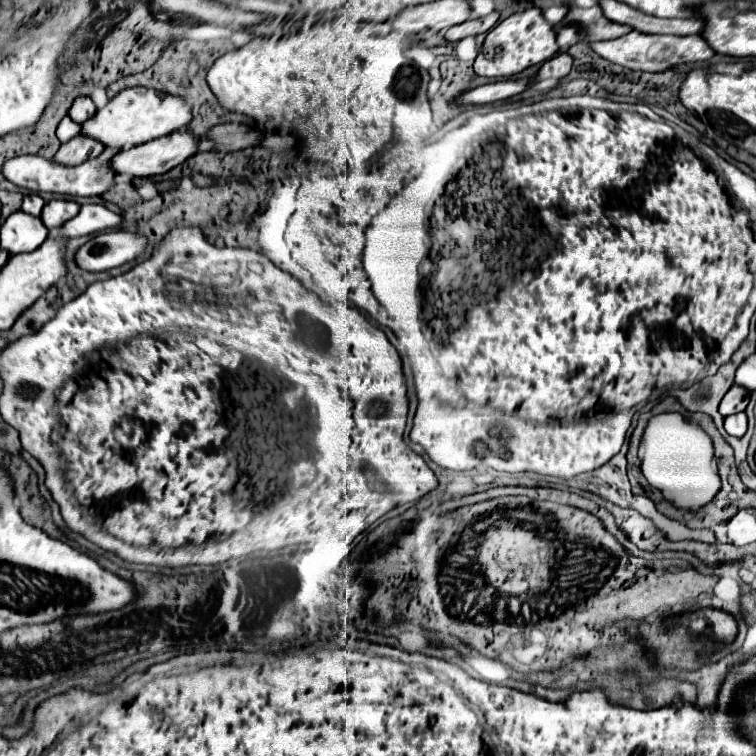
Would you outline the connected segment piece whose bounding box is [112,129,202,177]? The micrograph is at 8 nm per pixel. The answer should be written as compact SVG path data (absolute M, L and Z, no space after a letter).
M186 129L182 133L174 131L156 141L124 149L120 155L116 155L112 169L116 173L130 173L134 177L162 175L172 167L184 163L188 157L196 155L200 141L202 137L198 137L192 129Z

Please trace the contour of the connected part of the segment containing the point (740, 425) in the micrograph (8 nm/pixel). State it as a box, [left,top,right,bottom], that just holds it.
[724,413,748,437]

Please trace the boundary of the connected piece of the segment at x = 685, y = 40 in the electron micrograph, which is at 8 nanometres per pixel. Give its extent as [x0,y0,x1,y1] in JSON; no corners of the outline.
[592,31,716,73]

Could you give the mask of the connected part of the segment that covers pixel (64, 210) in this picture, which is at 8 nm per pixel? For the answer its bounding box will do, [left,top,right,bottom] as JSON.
[40,199,80,229]

